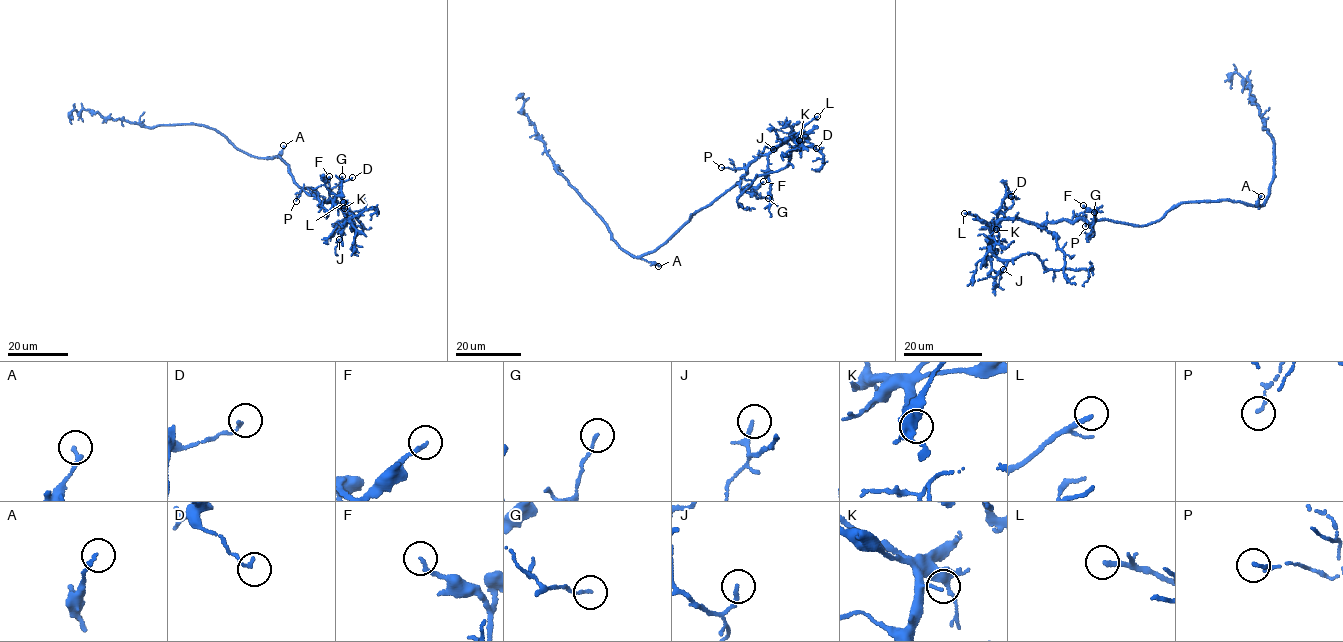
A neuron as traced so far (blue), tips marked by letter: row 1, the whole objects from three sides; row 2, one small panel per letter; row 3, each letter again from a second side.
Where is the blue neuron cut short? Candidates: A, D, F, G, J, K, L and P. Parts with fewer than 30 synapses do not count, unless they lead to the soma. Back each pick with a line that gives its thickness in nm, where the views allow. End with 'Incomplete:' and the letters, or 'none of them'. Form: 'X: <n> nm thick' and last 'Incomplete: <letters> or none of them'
L: 200 nm thick
Incomplete: L

